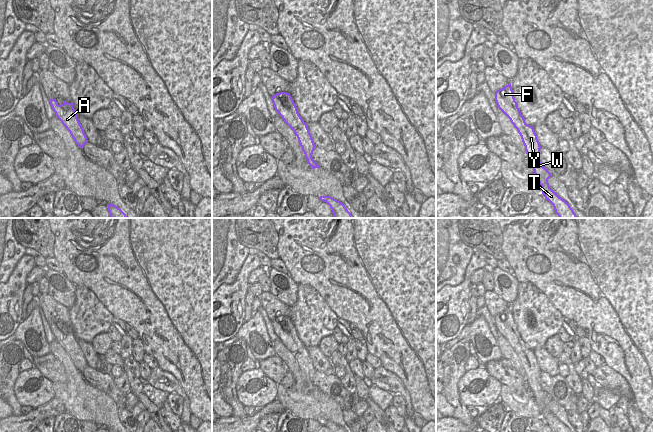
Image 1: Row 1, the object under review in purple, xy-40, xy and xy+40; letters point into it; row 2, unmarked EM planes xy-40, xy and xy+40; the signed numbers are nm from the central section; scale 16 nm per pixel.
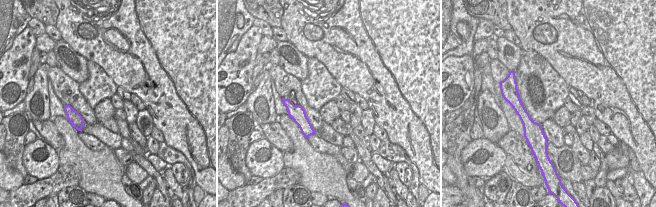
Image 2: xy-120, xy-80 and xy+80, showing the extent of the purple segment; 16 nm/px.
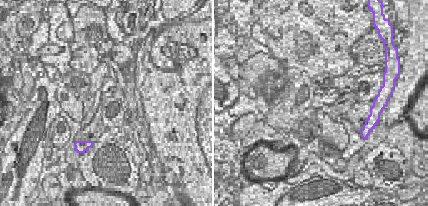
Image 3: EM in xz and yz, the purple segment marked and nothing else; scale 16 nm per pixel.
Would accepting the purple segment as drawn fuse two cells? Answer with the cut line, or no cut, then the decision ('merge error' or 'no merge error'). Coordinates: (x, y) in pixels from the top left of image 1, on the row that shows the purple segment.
no cut | no merge error

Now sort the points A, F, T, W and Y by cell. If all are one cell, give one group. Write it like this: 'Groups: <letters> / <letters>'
Groups: A F T W Y

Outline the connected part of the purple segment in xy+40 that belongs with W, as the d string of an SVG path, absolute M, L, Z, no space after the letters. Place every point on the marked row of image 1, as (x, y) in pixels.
M511 83L495 92L495 102L499 110L510 119L520 134L535 177L542 187L542 194L545 200L548 200L553 205L555 213L559 218L577 218L570 205L559 197L549 186L548 179L552 175L540 161L540 143L533 126L528 125L521 115L513 95Z

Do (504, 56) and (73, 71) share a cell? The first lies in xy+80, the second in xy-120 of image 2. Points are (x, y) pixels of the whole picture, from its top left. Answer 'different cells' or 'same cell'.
same cell

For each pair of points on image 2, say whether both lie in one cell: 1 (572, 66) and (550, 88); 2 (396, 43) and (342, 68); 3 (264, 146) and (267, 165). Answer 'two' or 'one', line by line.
1: two
2: one
3: one

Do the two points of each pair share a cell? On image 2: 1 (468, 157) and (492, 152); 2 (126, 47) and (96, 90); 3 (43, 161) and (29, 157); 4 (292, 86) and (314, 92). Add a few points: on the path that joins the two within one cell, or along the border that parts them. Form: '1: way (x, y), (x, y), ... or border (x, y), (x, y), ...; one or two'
1: way (474, 152), (486, 152); one
2: border (88, 61), (97, 63), (117, 86); two
3: way (40, 161), (35, 161), (32, 158); one
4: border (300, 81), (306, 102), (314, 109); two

